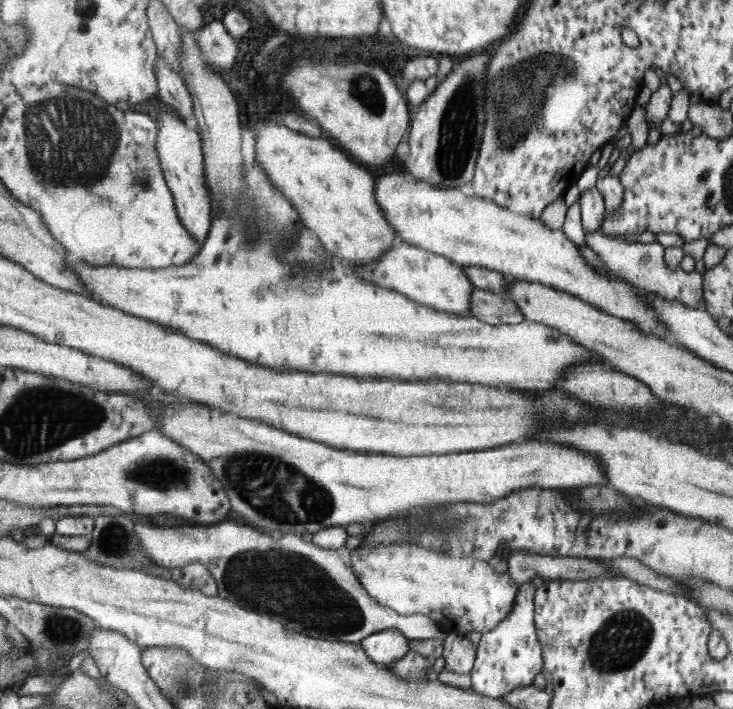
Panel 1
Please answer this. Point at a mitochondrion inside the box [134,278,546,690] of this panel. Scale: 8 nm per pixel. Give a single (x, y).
(324, 606)

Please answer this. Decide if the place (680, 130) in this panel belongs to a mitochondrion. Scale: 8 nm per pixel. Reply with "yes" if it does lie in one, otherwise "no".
no

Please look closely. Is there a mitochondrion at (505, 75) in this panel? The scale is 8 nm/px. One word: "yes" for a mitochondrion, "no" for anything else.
yes

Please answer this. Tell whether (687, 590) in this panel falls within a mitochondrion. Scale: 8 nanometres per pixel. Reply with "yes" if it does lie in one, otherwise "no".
no

